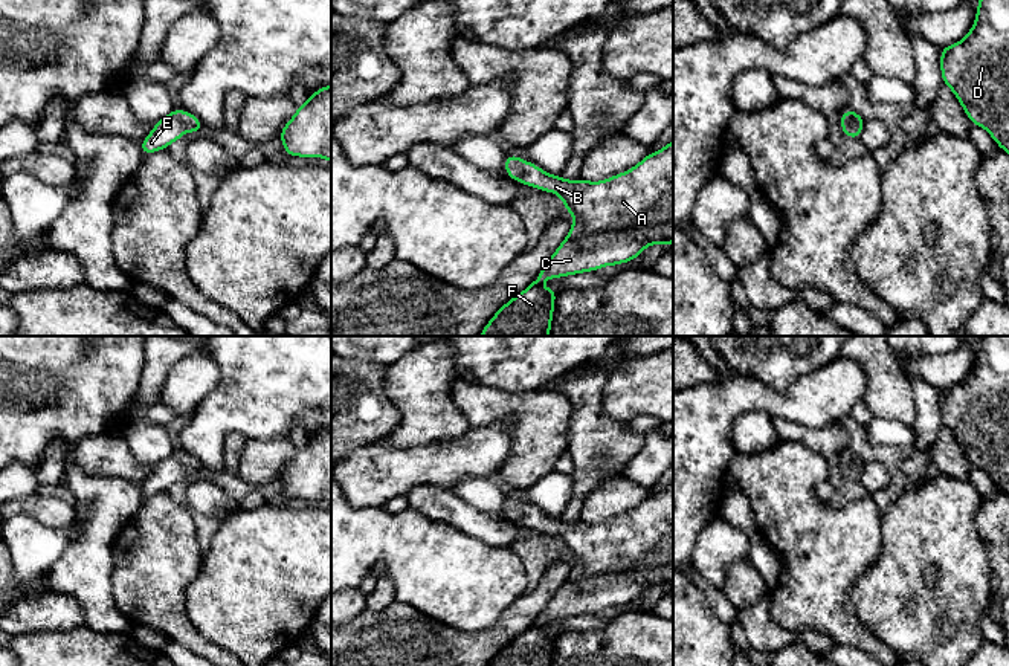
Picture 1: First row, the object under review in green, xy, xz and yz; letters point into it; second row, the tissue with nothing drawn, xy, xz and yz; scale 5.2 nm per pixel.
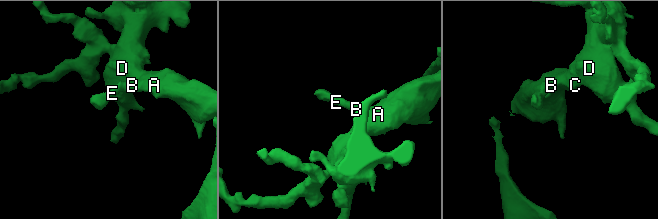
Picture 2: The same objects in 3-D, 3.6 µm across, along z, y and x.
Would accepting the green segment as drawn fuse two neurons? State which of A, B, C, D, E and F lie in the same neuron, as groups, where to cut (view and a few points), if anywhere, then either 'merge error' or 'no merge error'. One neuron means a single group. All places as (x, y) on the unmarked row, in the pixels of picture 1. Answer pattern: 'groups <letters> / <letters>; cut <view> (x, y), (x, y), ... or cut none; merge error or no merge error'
groups A B C D E F; cut none; no merge error

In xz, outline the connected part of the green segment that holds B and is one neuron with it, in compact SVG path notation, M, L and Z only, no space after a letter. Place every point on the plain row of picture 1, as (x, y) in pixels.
M673 483L649 495L633 510L600 524L588 524L583 519L565 522L560 516L546 516L540 509L514 496L507 496L504 512L511 522L559 536L562 547L574 559L574 565L534 623L505 645L488 666L551 666L559 634L542 631L542 622L618 608L637 602L650 587L673 585Z

